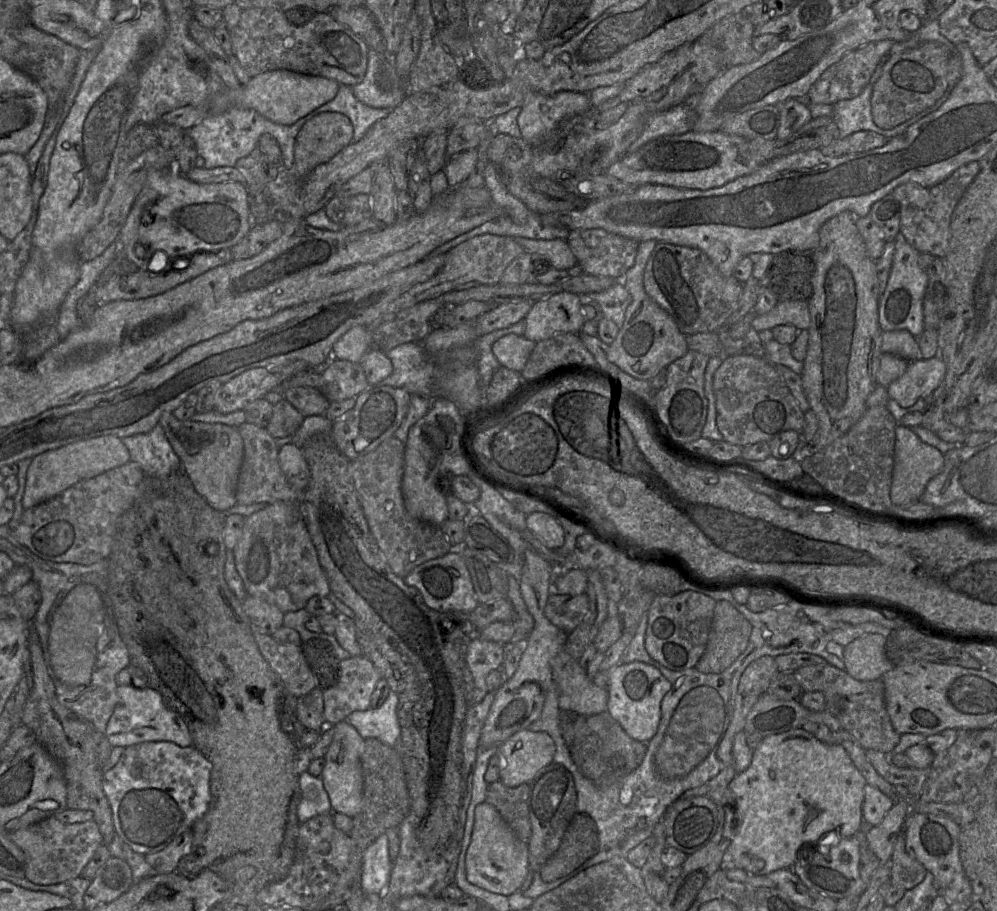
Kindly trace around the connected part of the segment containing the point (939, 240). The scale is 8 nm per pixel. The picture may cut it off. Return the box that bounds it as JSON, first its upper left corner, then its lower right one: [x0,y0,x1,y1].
[892,161,980,259]

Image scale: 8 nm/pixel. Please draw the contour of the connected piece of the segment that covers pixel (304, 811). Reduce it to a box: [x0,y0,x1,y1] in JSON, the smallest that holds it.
[297,771,334,823]

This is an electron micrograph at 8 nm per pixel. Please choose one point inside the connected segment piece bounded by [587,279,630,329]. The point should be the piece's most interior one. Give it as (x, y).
(612, 302)

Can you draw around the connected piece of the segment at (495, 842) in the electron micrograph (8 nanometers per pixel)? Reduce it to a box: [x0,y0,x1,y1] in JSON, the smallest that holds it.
[465,801,529,895]

